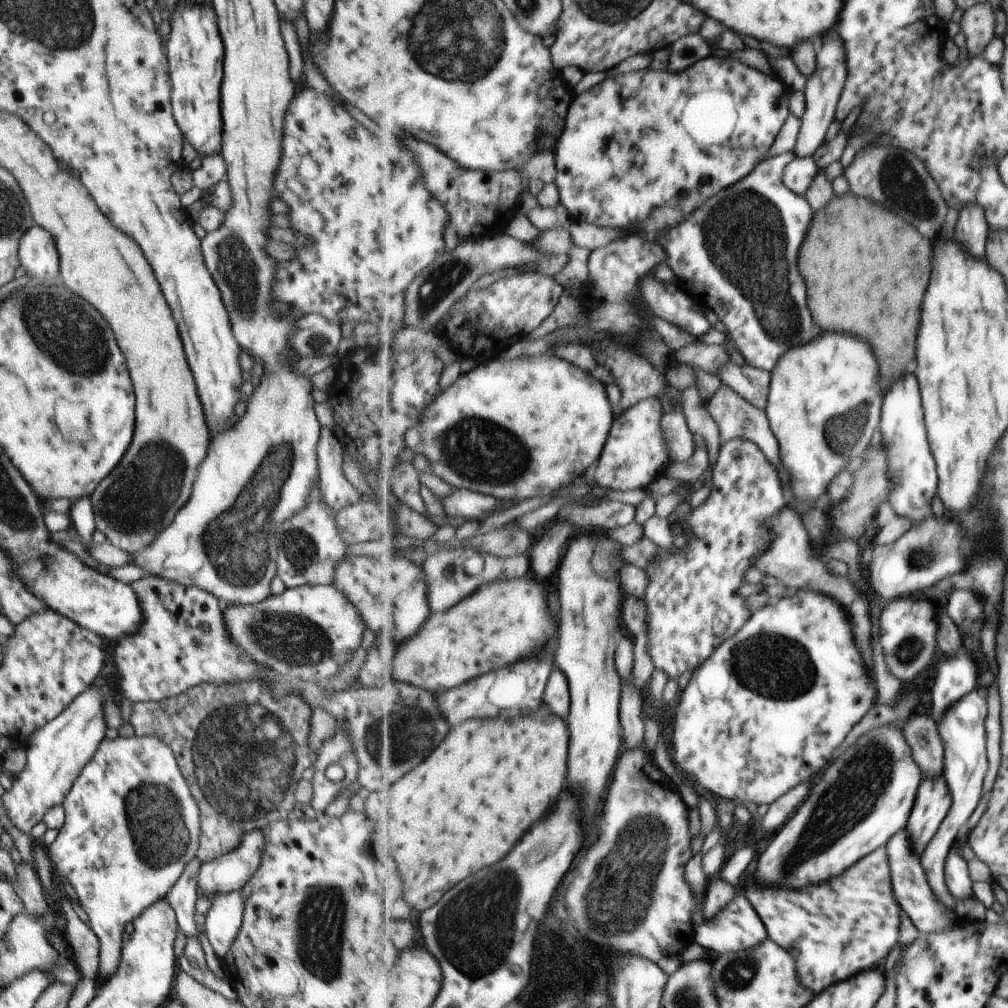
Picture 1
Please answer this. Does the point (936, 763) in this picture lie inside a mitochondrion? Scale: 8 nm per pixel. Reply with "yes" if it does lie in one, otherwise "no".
no

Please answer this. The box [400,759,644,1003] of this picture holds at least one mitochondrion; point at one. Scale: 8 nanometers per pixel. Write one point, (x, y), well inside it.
(472, 930)

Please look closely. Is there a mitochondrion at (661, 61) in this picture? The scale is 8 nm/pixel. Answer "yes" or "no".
no

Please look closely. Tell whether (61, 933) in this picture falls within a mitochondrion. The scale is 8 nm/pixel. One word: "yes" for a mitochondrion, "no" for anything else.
no

